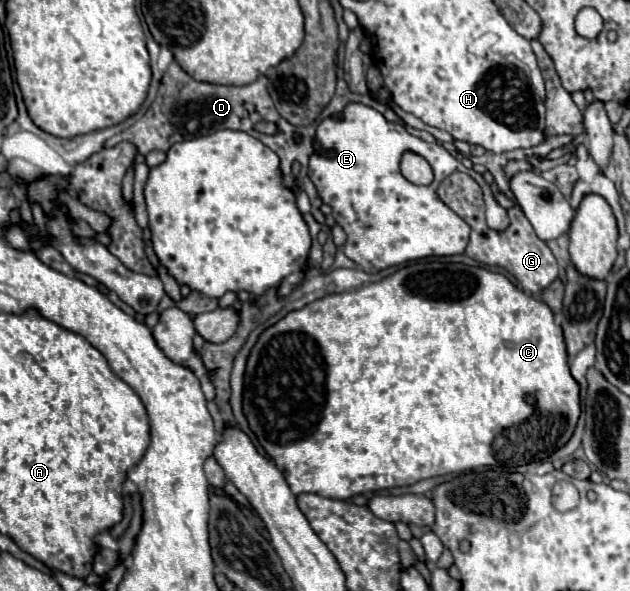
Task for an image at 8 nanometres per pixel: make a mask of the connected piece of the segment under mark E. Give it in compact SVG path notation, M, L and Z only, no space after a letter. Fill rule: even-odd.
M352 104L352 108L344 108L338 118L322 120L316 130L316 144L318 150L310 158L308 176L316 184L324 204L332 206L336 224L348 234L340 250L368 274L426 256L452 256L466 250L470 226L436 196L438 184L452 172L465 172L480 184L488 226L494 230L506 228L506 210L496 204L483 176L464 168L462 162L436 142L428 144L408 134L402 124L386 122L374 108ZM406 152L428 160L434 170L432 184L416 186L402 176L400 160Z

